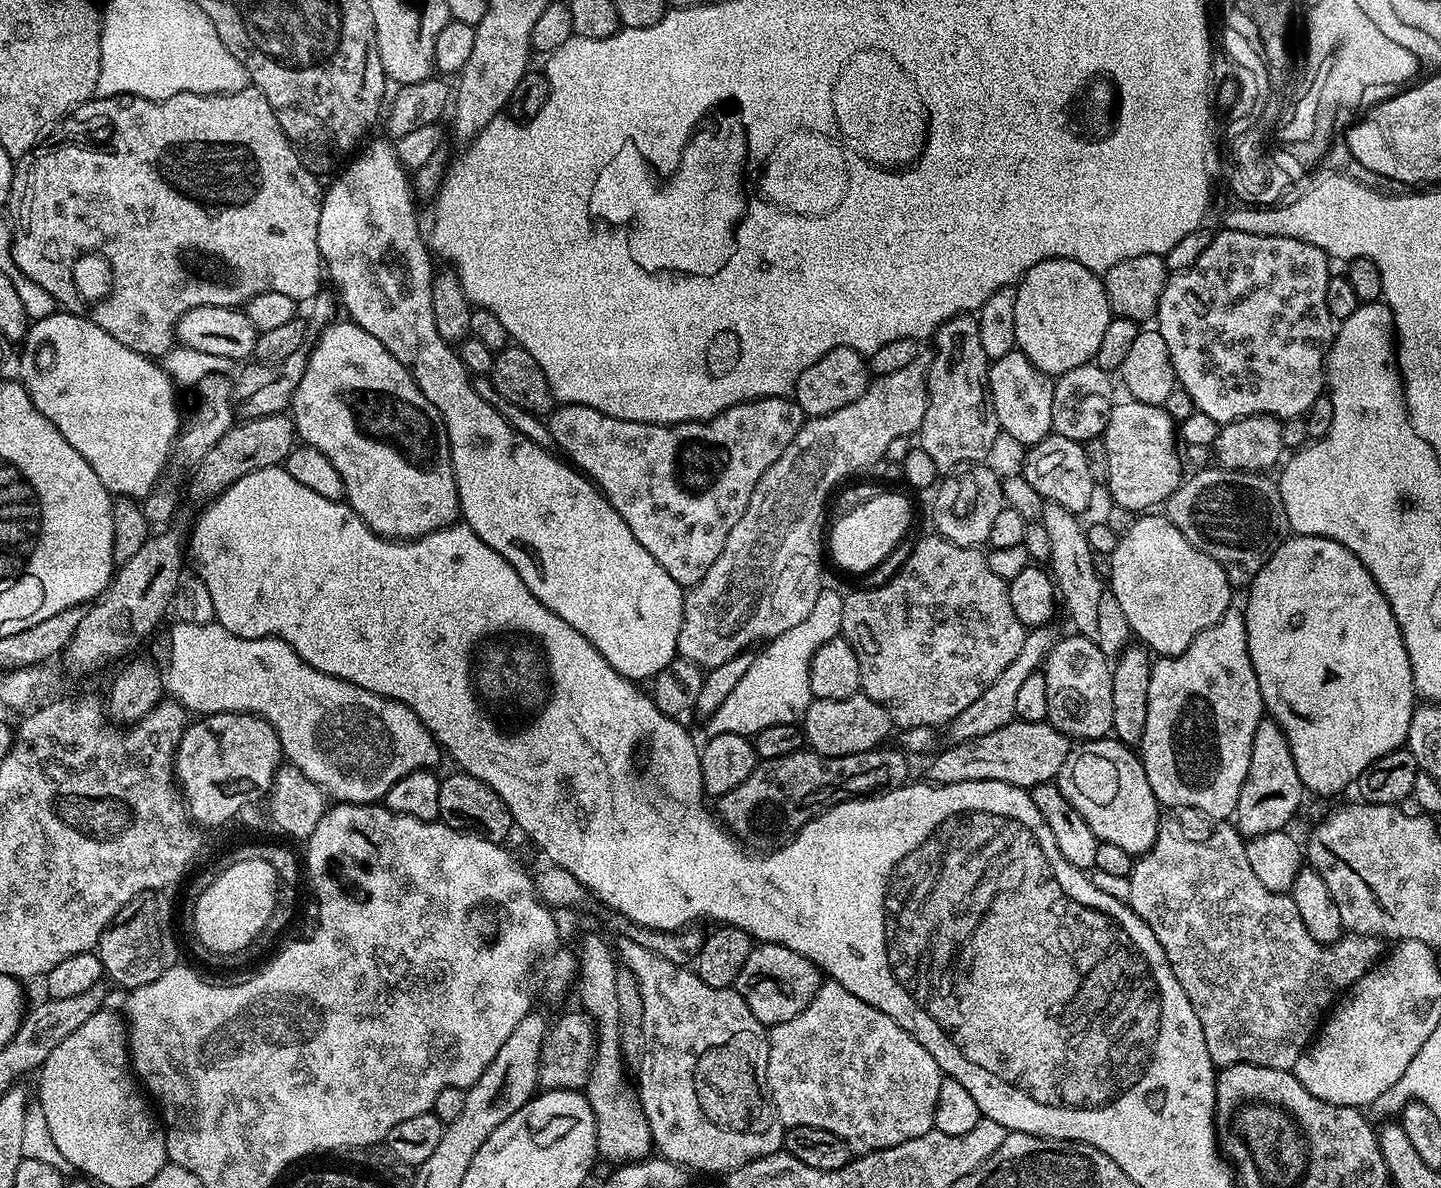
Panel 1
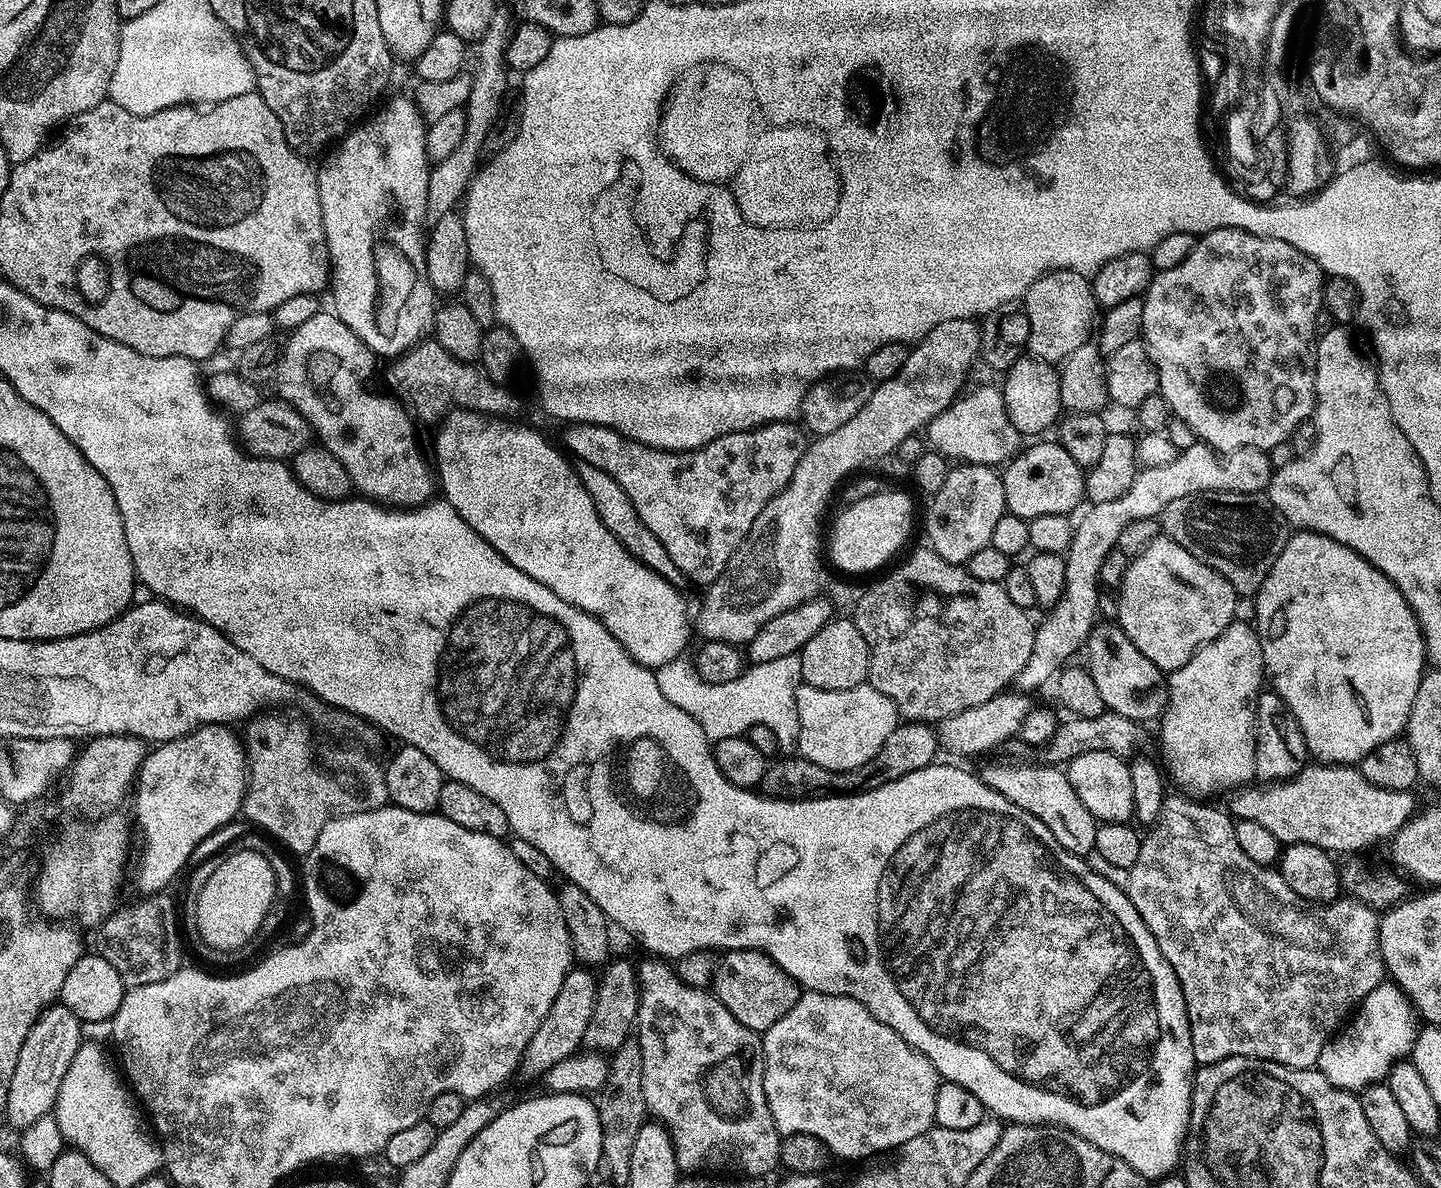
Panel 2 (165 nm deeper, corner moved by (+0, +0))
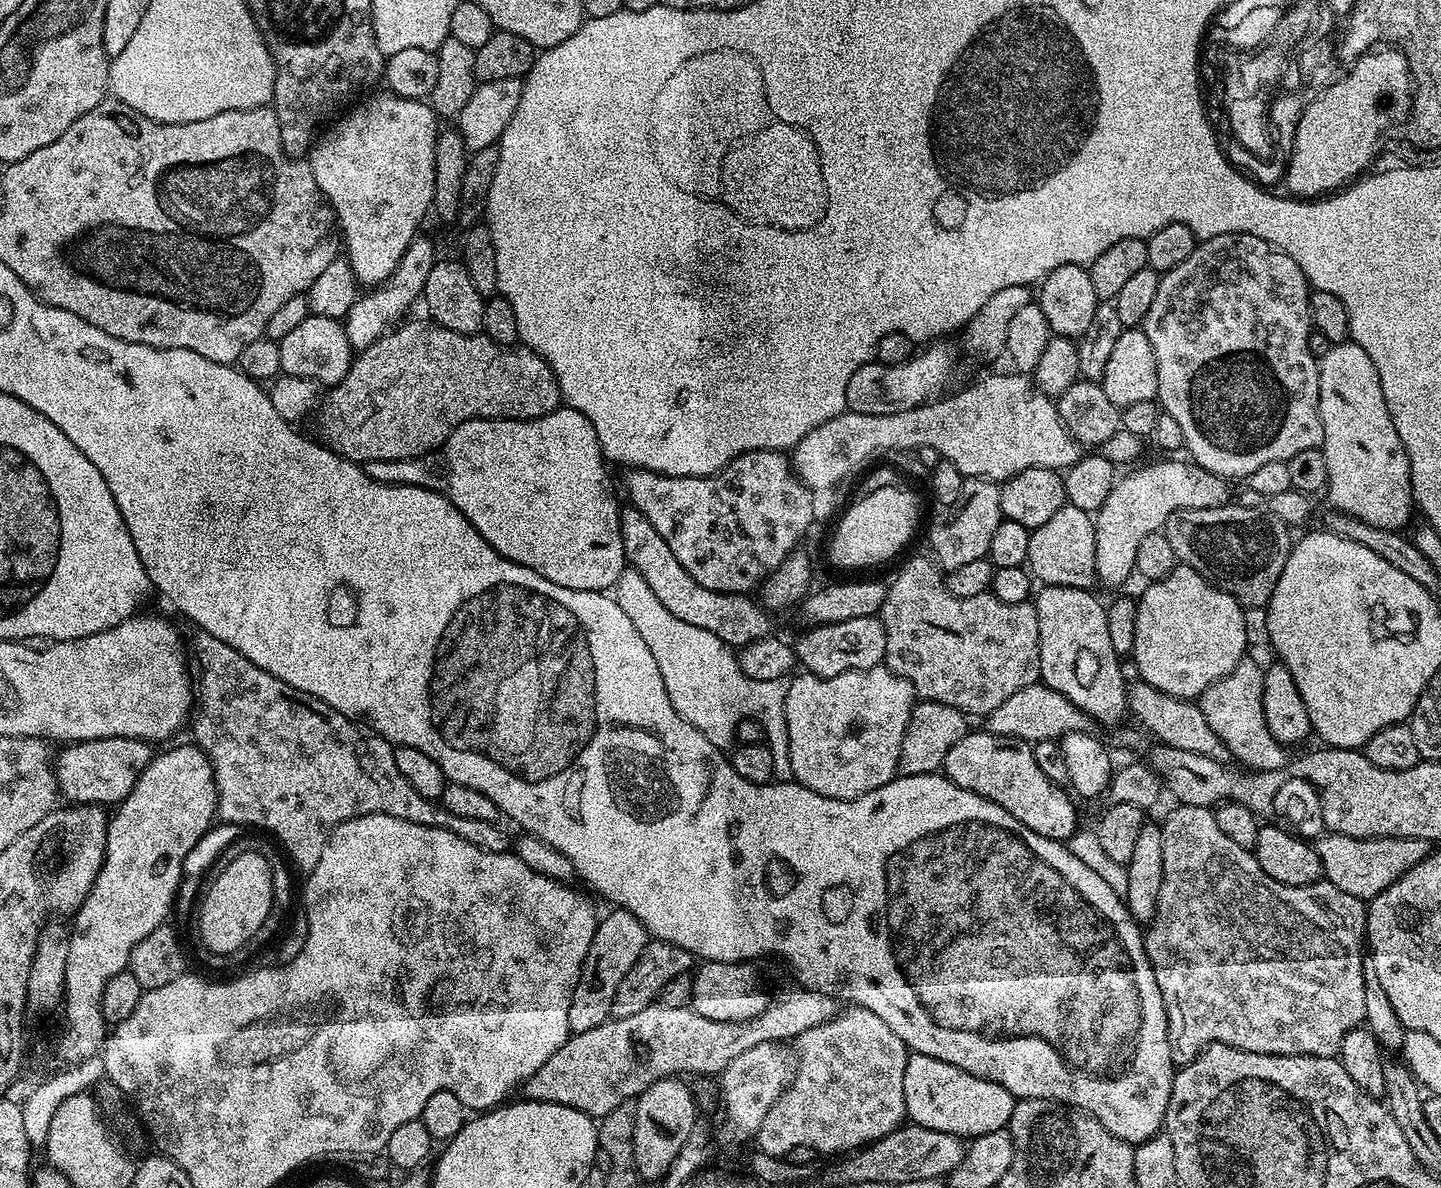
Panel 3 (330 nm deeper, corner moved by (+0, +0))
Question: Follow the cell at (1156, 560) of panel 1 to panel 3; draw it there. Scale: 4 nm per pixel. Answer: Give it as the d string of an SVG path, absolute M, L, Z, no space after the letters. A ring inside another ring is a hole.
M1177 563L1175 570L1170 574L1166 574L1166 578L1151 581L1147 587L1148 589L1146 589L1141 596L1138 596L1136 600L1134 646L1130 653L1131 659L1136 659L1136 668L1140 671L1139 679L1143 681L1143 683L1154 686L1158 690L1162 690L1166 694L1170 694L1179 700L1195 701L1197 698L1203 696L1211 684L1216 684L1222 677L1228 676L1234 670L1234 666L1239 660L1245 659L1246 652L1244 652L1244 647L1248 644L1248 624L1244 621L1244 615L1246 615L1245 609L1233 596L1226 594L1220 588L1215 588L1202 574L1198 574L1190 566L1181 563Z

